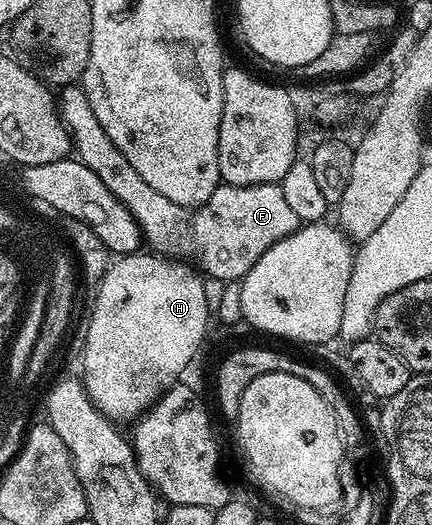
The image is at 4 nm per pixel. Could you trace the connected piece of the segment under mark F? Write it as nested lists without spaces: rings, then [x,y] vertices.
[[[82,86],[62,88],[57,95],[57,106],[79,162],[93,169],[93,173],[105,181],[105,189],[126,205],[137,221],[142,242],[146,246],[148,243],[154,254],[176,261],[190,261],[200,272],[208,271],[215,279],[242,281],[249,269],[253,269],[253,265],[257,265],[259,258],[273,249],[277,241],[299,230],[301,224],[297,213],[293,213],[293,208],[285,202],[285,193],[281,193],[277,183],[244,187],[223,183],[200,207],[177,205],[177,201],[161,197],[161,193],[153,190],[142,179],[141,173],[125,161],[125,153],[109,141],[109,133],[105,133],[97,117],[93,117],[93,109]]]

